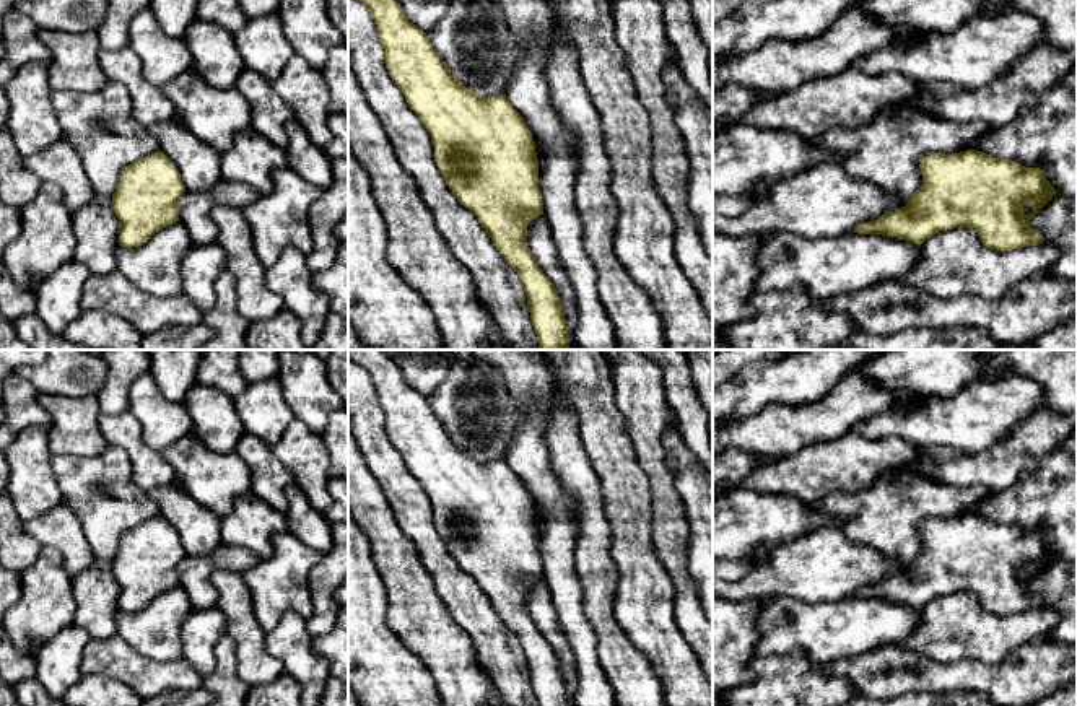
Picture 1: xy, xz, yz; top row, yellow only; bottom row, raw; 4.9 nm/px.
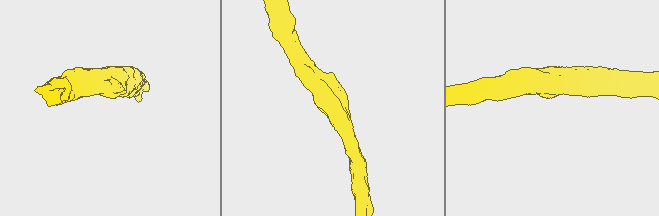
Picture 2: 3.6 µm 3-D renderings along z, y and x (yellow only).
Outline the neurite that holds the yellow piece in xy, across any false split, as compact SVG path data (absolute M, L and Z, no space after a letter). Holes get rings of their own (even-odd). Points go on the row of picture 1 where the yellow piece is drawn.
M155 151L119 174L111 208L119 218L119 246L138 247L155 233L179 221L185 185L176 164Z

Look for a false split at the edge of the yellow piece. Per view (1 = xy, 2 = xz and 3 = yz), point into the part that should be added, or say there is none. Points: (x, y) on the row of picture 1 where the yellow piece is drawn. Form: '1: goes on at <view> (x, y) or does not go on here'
1: does not go on here
2: does not go on here
3: does not go on here

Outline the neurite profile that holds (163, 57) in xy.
M150 8L133 16L129 36L129 47L137 52L151 85L159 88L192 68L192 55L182 39L168 36Z

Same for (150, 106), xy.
M130 47L101 50L99 65L109 81L127 88L133 101L135 119L146 129L153 124L176 119L176 107L143 75L143 63Z

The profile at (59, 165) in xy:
M60 138L54 145L23 158L28 171L62 190L65 207L73 213L93 202L94 189L75 148Z

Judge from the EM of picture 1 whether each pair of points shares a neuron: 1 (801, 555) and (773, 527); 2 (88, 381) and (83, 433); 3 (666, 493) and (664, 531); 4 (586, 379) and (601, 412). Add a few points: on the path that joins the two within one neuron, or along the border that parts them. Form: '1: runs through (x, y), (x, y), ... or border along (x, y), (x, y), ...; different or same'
1: border along (824, 527), (781, 544), (757, 545), (750, 552); different
2: border along (49, 394), (95, 396); different
3: runs through (666, 503), (666, 521); same
4: runs through (589, 387), (594, 404); same

